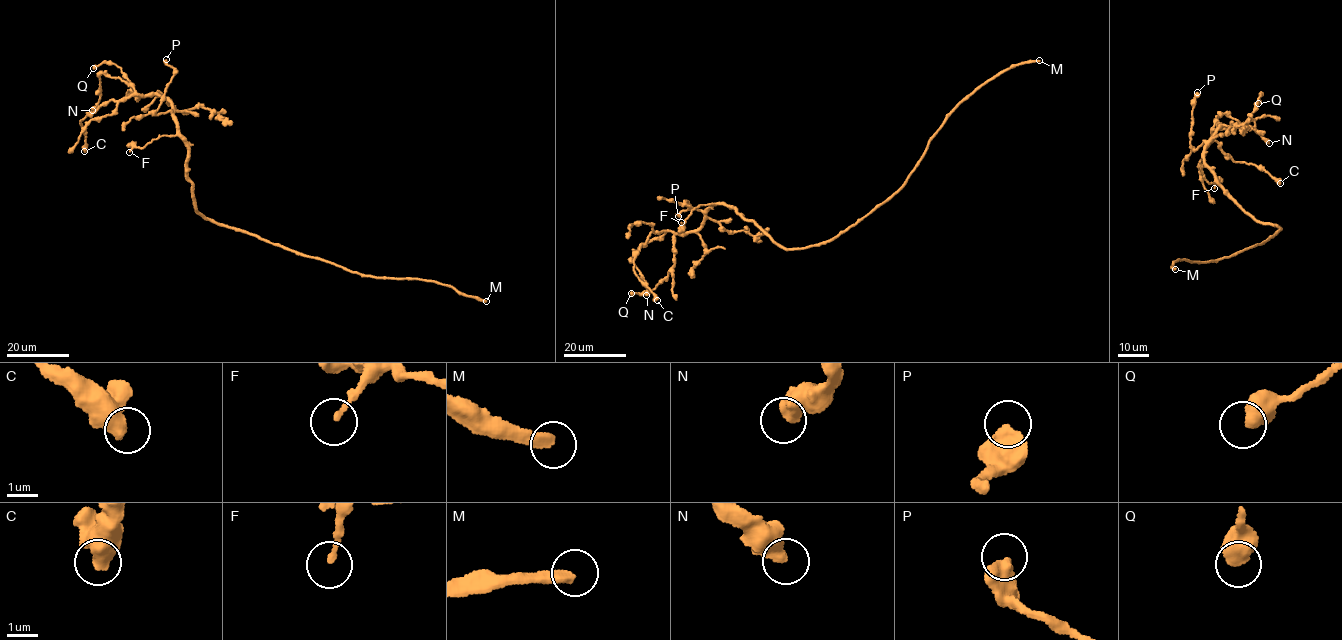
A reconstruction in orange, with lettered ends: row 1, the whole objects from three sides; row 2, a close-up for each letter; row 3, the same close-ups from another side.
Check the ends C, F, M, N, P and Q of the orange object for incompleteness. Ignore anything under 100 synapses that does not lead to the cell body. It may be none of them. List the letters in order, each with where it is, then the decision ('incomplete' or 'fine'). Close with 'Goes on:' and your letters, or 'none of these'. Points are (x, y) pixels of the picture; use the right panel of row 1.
C: at (1280, 183); fine
F: at (1214, 188); fine
M: at (1175, 269); incomplete
N: at (1269, 143); fine
P: at (1197, 92); fine
Q: at (1258, 103); fine
Goes on: M

